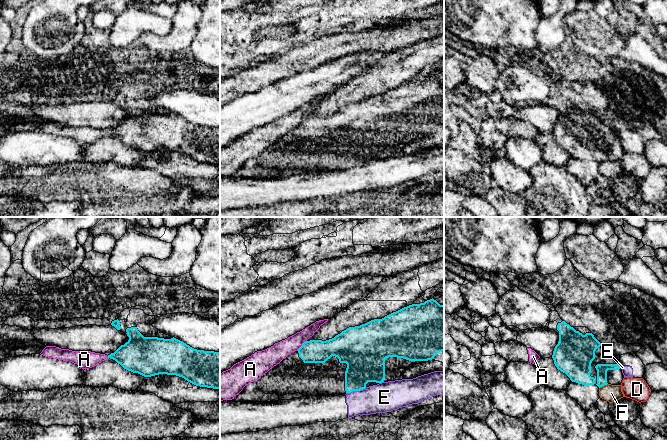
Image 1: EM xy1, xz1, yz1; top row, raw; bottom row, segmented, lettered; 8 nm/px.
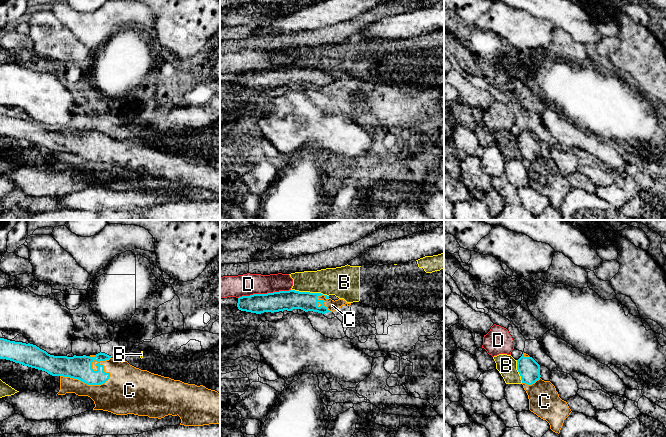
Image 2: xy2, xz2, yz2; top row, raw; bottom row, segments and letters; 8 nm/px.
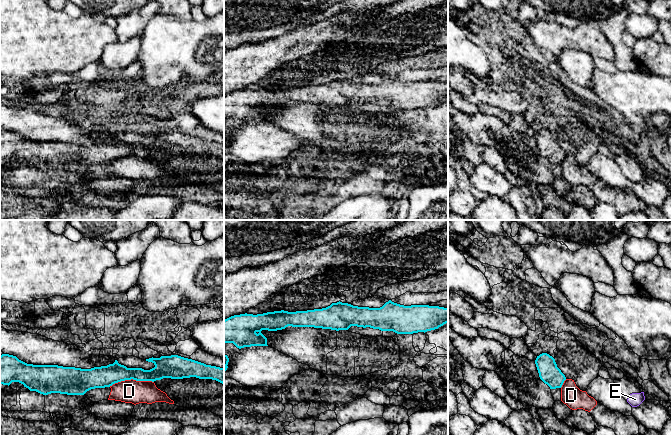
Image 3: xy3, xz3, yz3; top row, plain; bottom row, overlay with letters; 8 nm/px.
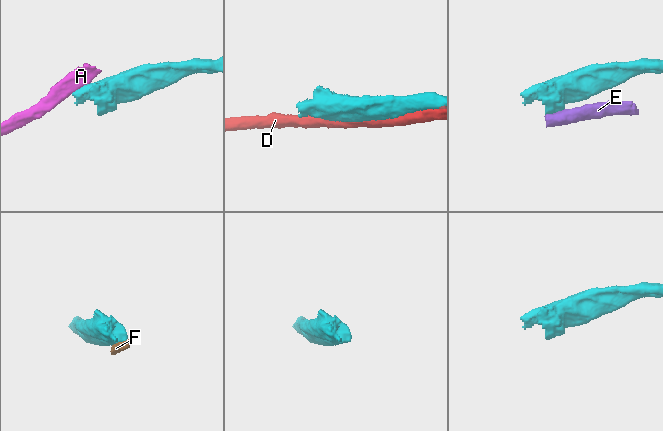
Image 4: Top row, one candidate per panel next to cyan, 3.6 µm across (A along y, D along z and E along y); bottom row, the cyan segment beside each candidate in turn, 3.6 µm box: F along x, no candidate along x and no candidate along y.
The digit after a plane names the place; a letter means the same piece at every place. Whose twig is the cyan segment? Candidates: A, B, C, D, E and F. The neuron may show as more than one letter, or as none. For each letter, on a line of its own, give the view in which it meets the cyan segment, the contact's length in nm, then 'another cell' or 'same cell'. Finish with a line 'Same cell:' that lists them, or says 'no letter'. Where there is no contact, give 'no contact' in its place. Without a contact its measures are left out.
A: xz1 | 120 nm | another cell
B: xz2 | 300 nm | another cell
C: xy2 | 440 nm | same cell
D: xz2 | 440 nm | another cell
E: xz1 | 180 nm | another cell
F: yz1 | 80 nm | another cell
Same cell: C

